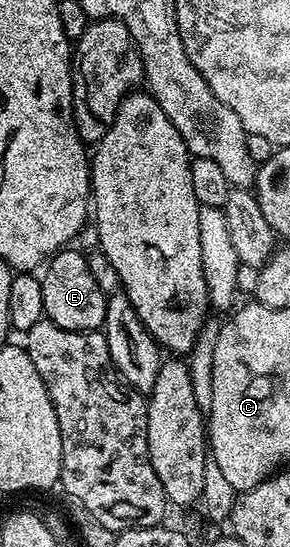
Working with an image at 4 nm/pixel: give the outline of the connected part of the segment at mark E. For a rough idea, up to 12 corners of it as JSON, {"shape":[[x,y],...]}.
{"shape":[[72,247],[47,262],[47,320],[66,331],[103,330],[108,297]]}

